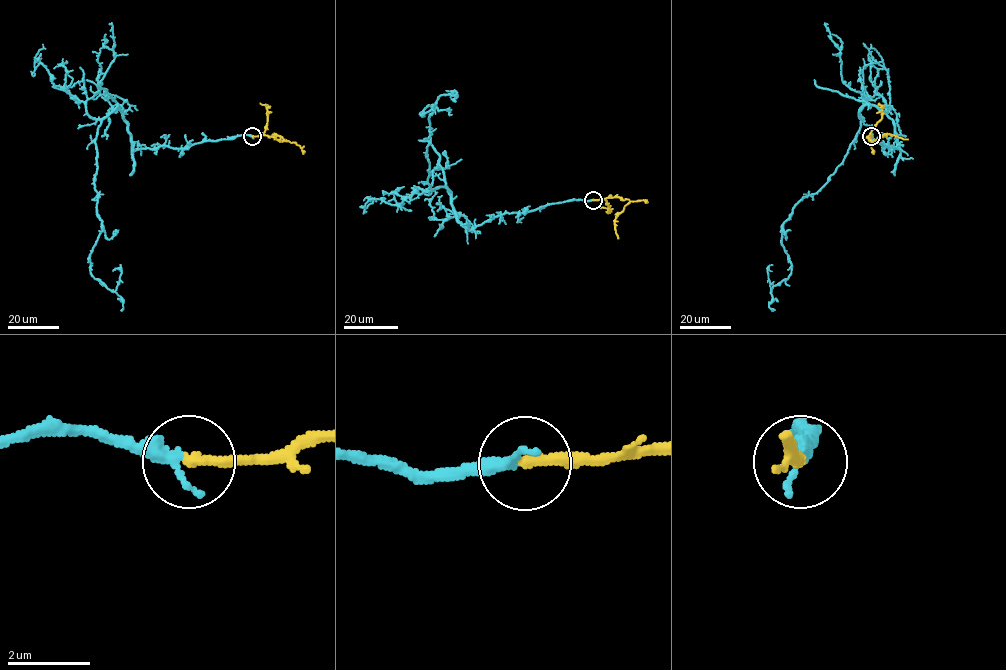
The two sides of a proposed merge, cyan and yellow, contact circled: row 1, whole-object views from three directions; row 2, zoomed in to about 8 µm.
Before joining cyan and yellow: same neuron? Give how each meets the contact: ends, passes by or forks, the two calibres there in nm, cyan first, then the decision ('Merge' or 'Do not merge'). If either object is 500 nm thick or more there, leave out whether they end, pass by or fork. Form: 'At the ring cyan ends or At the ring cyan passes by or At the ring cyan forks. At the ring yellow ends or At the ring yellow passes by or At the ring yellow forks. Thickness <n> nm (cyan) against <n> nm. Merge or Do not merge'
At the ring cyan ends. At the ring yellow ends. Thickness 360 nm (cyan) against 280 nm. Merge

